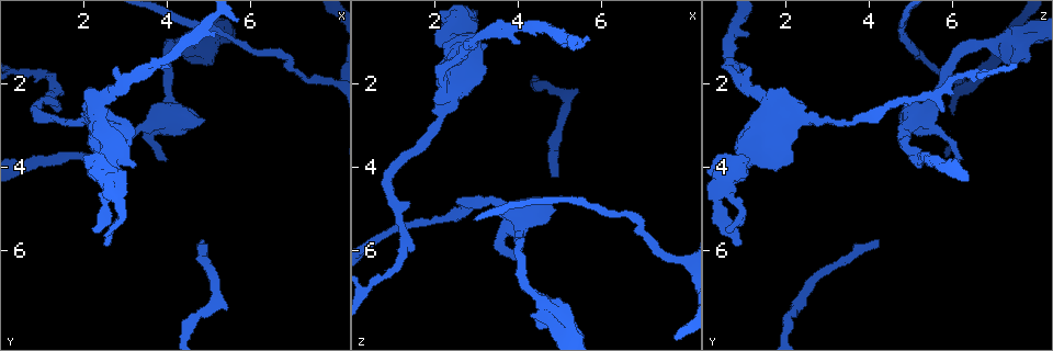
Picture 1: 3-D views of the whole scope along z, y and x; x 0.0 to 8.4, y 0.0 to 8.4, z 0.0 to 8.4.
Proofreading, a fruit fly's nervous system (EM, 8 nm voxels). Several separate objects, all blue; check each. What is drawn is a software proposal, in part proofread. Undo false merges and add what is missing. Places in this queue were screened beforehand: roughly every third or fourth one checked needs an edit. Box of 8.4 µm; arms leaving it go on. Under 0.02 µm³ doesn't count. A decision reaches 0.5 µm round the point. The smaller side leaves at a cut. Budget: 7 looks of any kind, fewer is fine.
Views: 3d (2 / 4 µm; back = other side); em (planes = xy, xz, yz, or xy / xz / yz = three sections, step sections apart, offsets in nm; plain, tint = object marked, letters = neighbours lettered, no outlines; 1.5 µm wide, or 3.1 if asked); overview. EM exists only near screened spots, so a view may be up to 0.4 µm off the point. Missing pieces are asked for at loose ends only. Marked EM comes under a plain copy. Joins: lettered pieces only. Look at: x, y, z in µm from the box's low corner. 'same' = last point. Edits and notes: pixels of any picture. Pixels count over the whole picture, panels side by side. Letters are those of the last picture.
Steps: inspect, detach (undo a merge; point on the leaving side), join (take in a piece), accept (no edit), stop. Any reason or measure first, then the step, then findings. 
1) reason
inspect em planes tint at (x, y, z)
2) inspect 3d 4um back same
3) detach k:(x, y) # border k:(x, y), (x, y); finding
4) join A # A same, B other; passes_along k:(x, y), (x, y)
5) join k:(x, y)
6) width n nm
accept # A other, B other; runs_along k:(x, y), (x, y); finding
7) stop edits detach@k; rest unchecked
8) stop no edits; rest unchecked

long arm stops here
inspect em yz step 4 letters at (4.85, 5.80, 4.20)

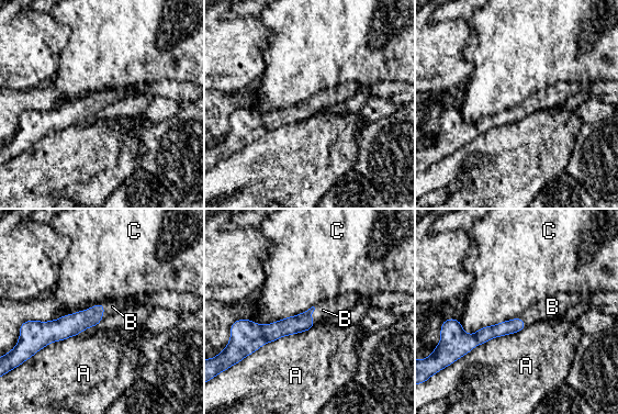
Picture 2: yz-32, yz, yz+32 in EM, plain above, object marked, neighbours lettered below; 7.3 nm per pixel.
another direction
inspect em planes letters same

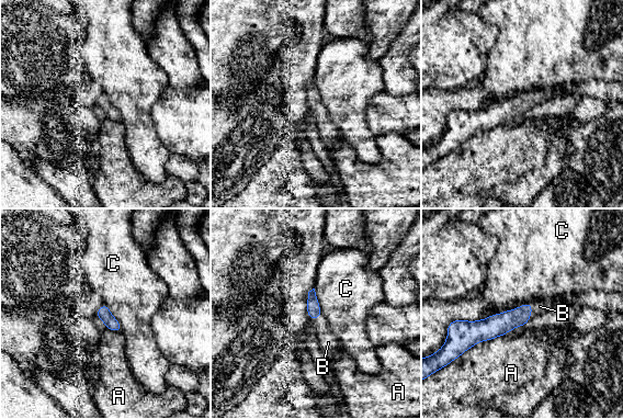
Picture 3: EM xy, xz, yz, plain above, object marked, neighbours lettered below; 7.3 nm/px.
longest_contact A 360 nm
join 3:(540, 306) # A other, B same, C other; passes_along 3:(500, 324), (531, 310), (540, 306); it goes on there

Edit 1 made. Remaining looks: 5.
arms part here
inspect em xy step 4 letters at (2.50, 4.10, 0.80)

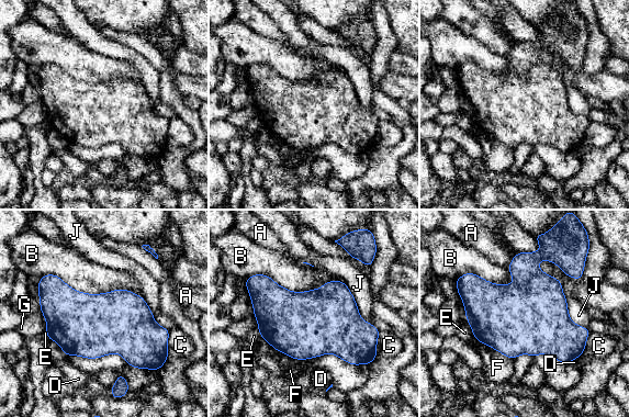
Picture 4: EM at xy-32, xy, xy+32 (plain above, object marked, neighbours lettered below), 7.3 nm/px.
width 460 nm
accept # A other, B other, C other, D other, E other, F other, G other, J other; border 4:(514, 256), (507, 266); one cell here

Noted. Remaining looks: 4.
free end
inspect em yz step 4 letters at (3.95, 3.85, 6.25)

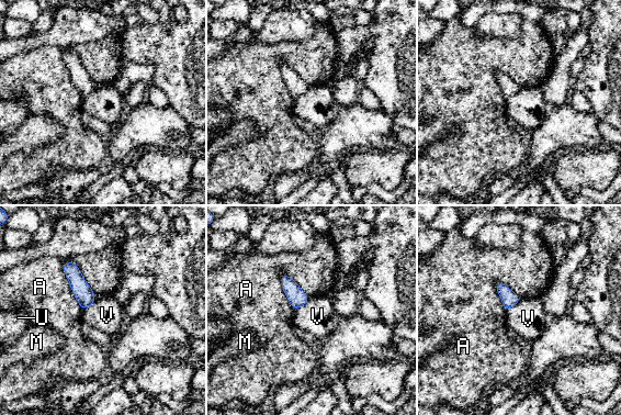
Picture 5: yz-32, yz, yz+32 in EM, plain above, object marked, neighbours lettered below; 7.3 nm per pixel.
accept # A other, M other, U other, V other; border 5:(309, 298), (294, 311); none of them fits

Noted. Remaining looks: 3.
stop edits join@3; rest unchecked

